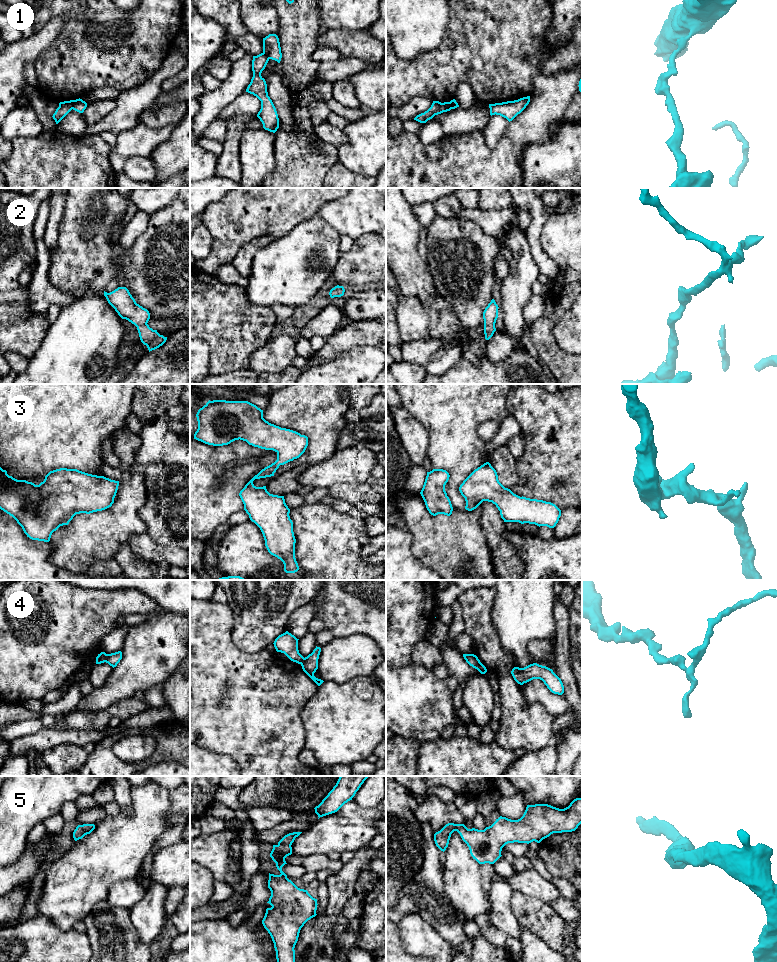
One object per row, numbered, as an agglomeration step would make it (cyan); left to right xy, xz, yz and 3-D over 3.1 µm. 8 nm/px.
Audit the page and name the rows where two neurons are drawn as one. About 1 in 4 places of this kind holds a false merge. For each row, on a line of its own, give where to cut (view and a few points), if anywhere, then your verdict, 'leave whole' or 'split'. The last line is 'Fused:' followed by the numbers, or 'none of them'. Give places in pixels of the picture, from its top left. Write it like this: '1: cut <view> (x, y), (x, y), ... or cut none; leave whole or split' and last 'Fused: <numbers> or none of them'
1: cut xy (73, 100), (71, 108); split
2: cut none; leave whole
3: cut none; leave whole
4: cut xy (107, 654), (105, 661); split
5: cut none; leave whole
Fused: 1, 4

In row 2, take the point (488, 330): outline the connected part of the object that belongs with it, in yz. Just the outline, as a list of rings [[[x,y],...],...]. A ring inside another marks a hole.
[[[492,299],[483,312],[485,339],[489,340],[496,331],[495,323],[498,318],[498,305]]]

